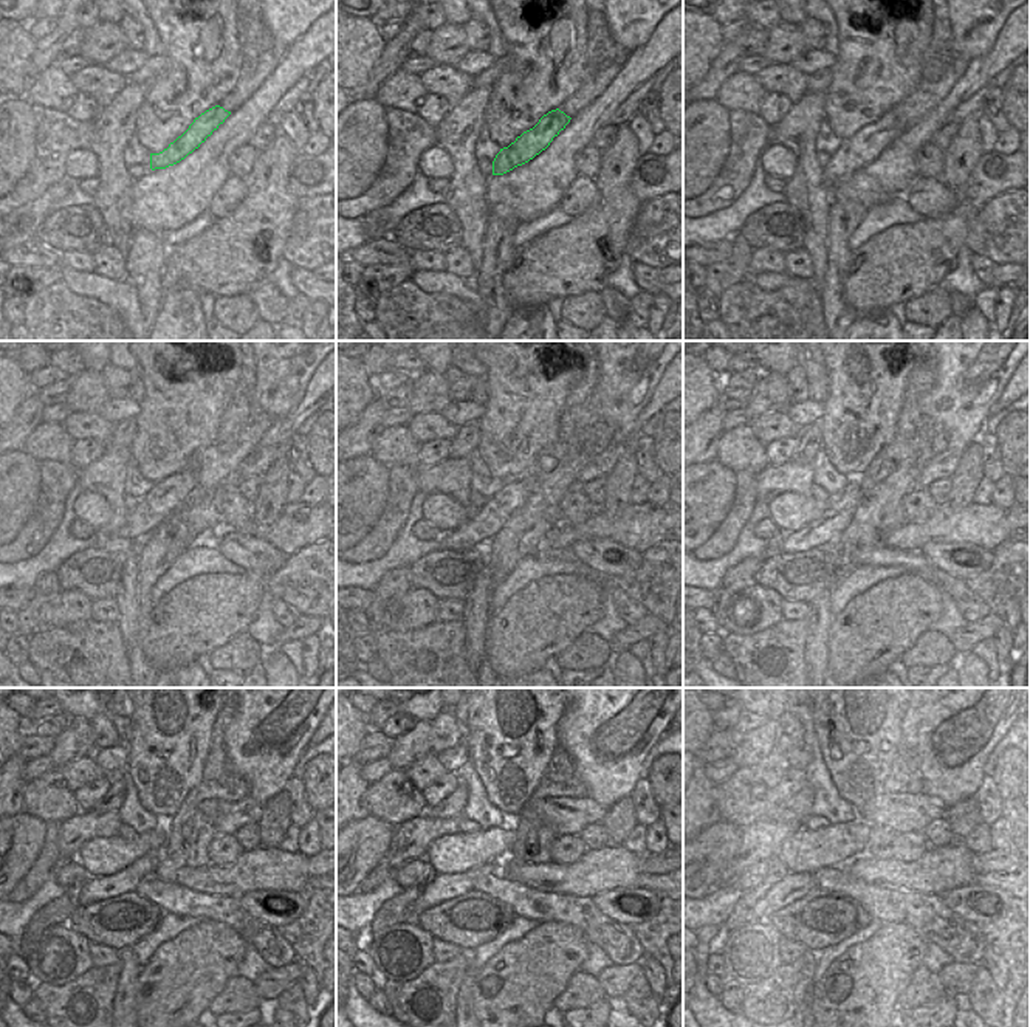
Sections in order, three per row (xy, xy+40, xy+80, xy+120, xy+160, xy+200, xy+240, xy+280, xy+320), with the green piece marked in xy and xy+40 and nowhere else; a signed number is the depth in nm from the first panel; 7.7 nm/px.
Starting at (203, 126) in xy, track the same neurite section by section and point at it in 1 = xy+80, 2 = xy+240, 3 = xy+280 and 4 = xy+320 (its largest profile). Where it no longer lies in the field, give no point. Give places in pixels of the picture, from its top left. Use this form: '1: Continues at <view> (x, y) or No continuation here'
1: Continues at xy+80 (871, 141)
2: Continues at xy+240 (107, 886)
3: Continues at xy+280 (446, 886)
4: Continues at xy+320 (793, 886)

